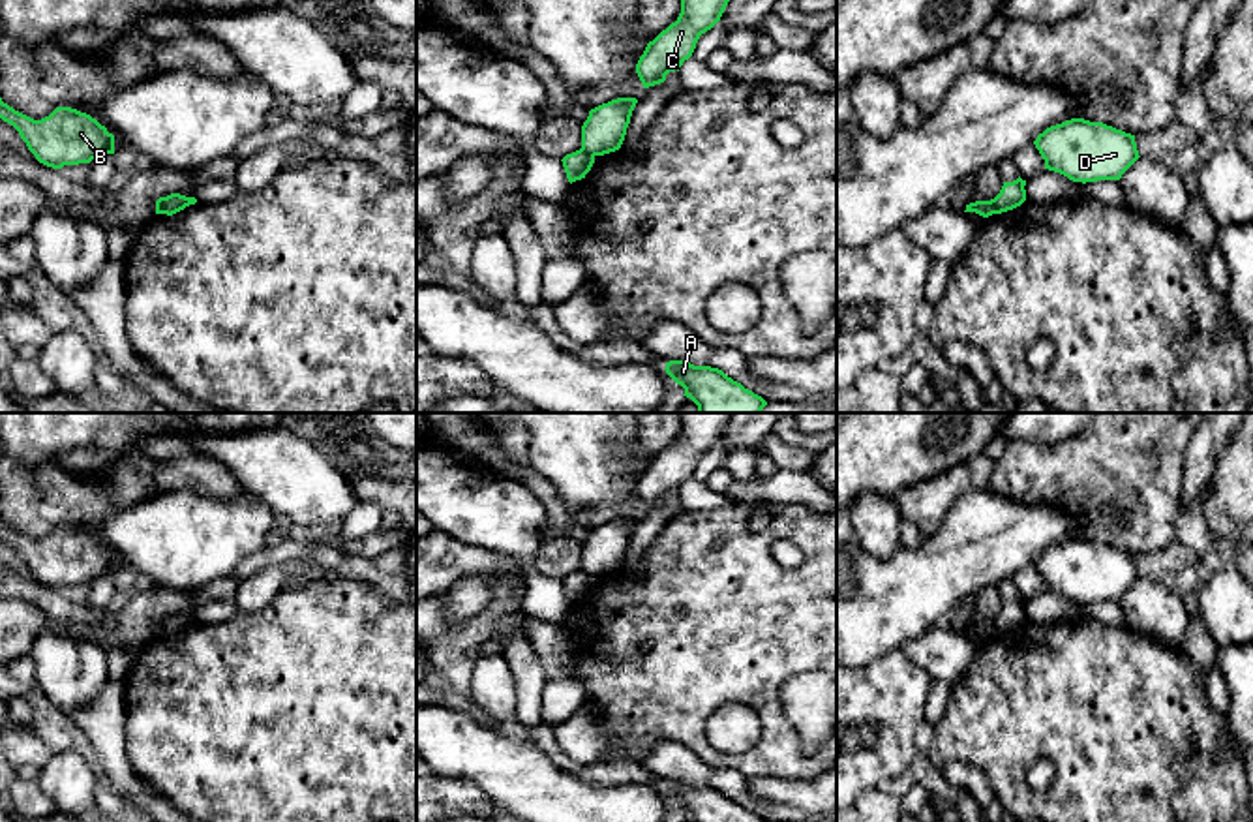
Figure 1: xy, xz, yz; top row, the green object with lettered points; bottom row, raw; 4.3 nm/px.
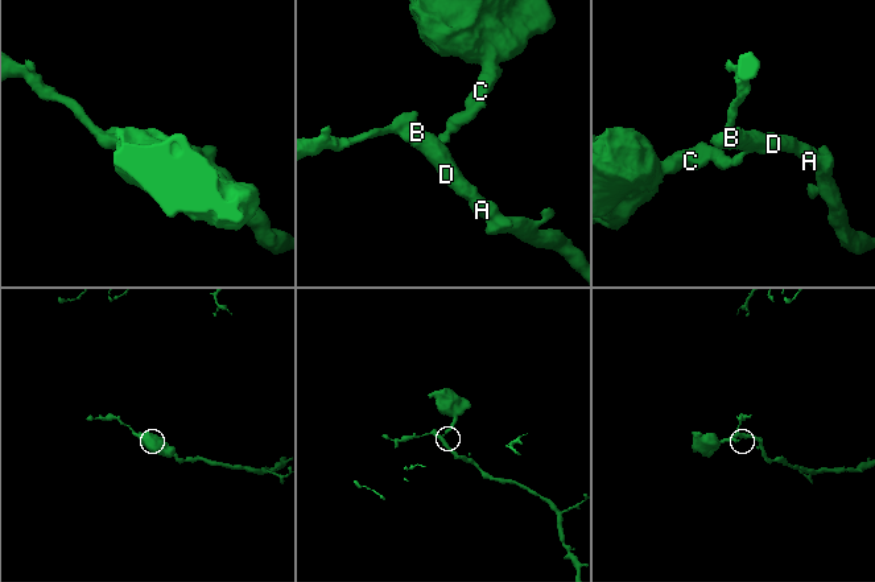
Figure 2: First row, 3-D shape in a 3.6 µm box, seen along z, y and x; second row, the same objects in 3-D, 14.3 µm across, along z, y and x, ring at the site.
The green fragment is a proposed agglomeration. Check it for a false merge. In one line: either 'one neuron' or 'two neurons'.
two neurons

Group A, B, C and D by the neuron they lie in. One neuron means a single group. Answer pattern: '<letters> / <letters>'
A B D / C

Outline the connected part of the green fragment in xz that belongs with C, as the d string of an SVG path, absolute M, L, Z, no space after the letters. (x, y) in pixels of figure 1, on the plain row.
M679 413L679 417L677 441L647 464L636 484L643 509L664 503L670 492L679 492L692 477L700 456L720 441L732 413Z

